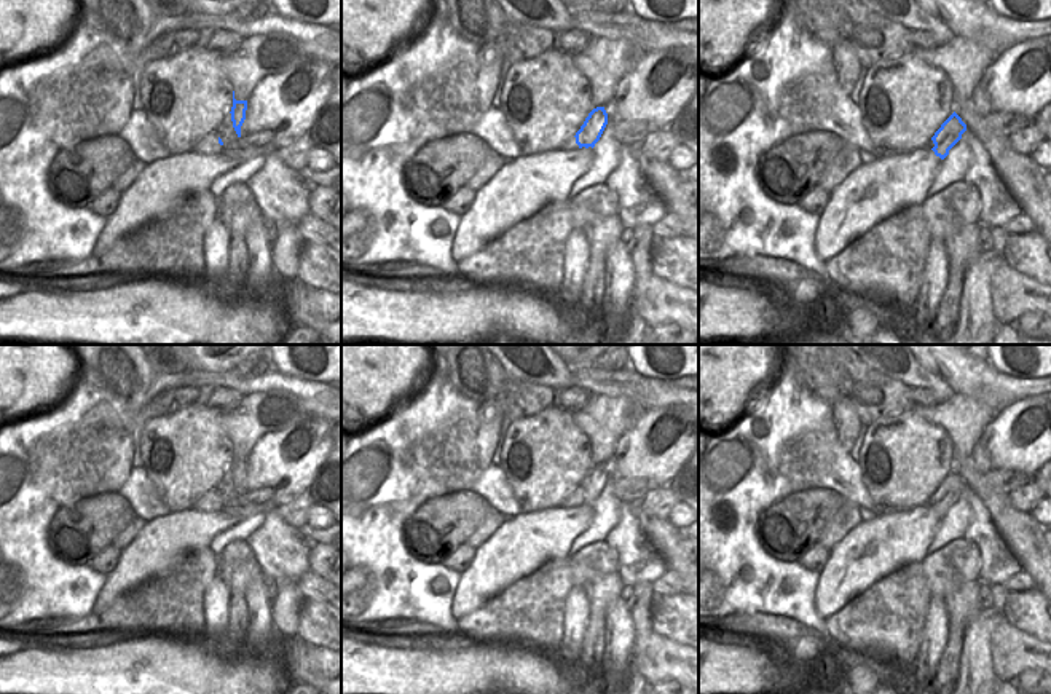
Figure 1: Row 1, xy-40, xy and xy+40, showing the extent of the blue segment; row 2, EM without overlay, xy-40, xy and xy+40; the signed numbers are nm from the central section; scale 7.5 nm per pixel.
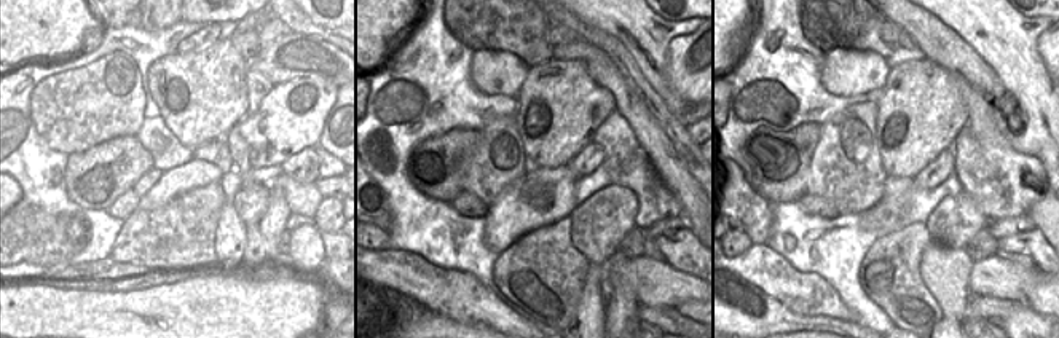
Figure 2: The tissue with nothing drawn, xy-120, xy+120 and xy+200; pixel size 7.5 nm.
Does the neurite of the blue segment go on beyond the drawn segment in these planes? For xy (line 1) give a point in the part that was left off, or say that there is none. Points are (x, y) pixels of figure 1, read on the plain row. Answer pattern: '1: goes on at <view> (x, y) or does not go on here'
1: does not go on here

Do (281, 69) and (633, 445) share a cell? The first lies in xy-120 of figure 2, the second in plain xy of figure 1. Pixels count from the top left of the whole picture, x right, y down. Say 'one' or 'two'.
two

